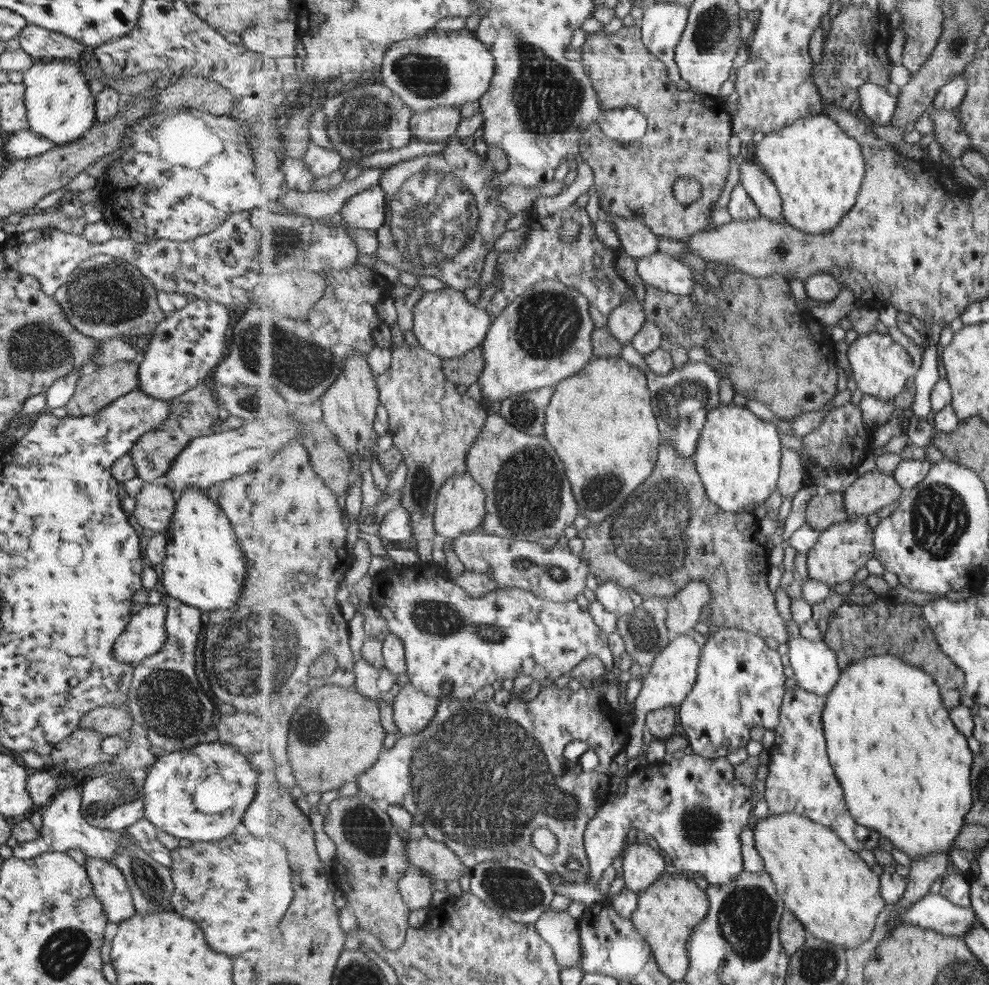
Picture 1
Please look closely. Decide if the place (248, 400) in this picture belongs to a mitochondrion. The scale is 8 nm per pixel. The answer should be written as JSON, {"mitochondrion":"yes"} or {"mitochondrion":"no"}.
{"mitochondrion":"yes"}

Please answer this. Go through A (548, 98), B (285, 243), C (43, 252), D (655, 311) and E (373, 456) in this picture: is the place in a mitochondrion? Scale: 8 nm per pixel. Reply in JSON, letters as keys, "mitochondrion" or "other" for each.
{"A":"mitochondrion","B":"mitochondrion","C":"other","D":"other","E":"other"}

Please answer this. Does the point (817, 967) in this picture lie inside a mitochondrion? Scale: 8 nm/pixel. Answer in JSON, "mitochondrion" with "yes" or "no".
{"mitochondrion":"yes"}

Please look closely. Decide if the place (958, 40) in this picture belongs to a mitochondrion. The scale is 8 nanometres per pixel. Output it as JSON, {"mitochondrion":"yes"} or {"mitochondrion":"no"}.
{"mitochondrion":"yes"}

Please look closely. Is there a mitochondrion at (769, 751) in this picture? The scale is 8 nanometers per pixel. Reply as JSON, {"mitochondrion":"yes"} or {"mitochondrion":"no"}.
{"mitochondrion":"no"}

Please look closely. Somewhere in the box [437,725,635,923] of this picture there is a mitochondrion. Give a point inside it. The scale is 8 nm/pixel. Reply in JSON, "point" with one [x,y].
{"point":[515,890]}

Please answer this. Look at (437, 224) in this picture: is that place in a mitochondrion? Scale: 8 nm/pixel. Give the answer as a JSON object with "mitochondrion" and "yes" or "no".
{"mitochondrion":"yes"}

